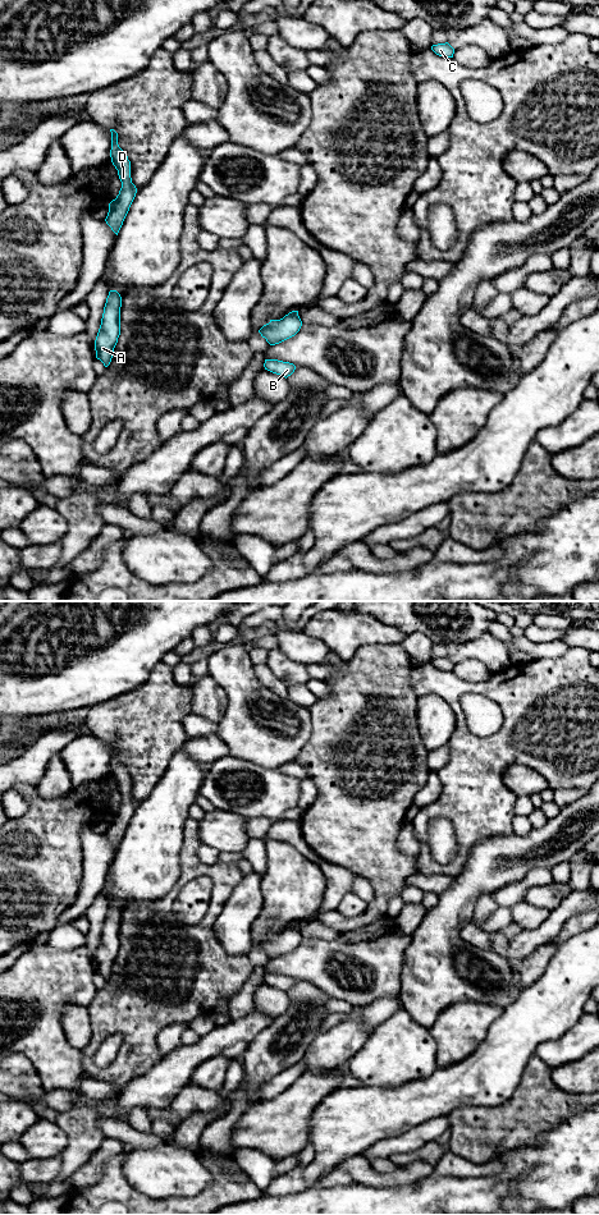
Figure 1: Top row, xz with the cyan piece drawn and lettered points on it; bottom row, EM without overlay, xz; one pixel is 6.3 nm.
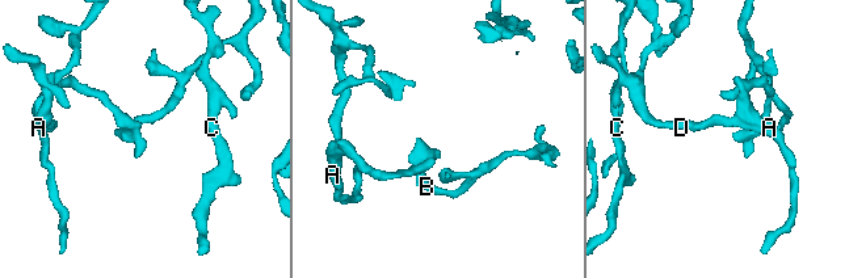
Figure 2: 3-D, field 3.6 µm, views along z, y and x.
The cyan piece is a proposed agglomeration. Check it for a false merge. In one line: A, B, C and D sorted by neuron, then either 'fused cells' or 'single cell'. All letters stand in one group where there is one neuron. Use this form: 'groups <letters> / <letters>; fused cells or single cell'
groups A B C D; single cell

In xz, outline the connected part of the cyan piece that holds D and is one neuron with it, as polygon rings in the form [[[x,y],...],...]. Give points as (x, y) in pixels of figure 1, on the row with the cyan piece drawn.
[[[114,129],[111,132],[111,150],[110,157],[111,162],[118,170],[119,179],[122,182],[122,188],[115,200],[109,203],[109,212],[105,219],[106,224],[118,235],[123,221],[129,211],[129,207],[136,197],[137,188],[132,183],[131,178],[131,161],[127,153],[118,145],[118,133]]]

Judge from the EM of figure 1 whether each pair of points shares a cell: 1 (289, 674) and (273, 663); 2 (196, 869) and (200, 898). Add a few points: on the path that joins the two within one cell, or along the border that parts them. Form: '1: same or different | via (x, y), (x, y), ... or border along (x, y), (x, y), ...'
1: same | via (286, 670), (277, 663)
2: different | border along (213, 881), (206, 875), (197, 875), (177, 893)

